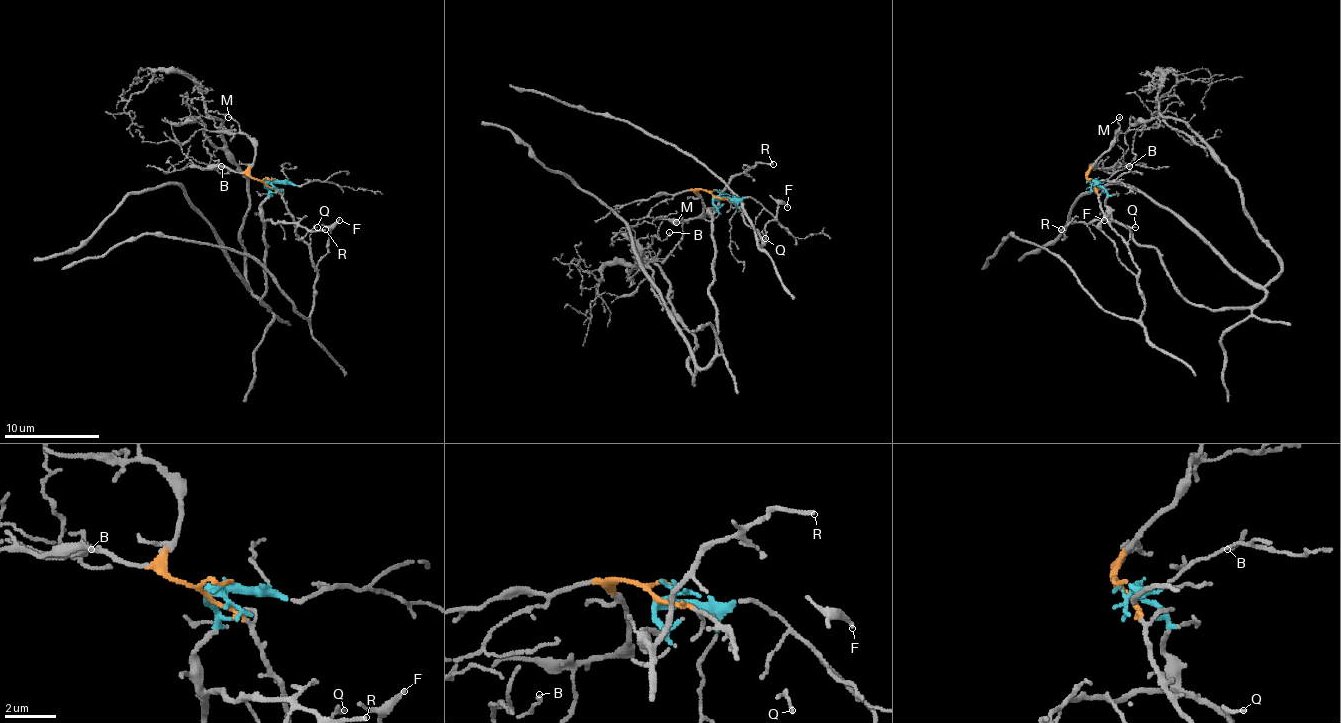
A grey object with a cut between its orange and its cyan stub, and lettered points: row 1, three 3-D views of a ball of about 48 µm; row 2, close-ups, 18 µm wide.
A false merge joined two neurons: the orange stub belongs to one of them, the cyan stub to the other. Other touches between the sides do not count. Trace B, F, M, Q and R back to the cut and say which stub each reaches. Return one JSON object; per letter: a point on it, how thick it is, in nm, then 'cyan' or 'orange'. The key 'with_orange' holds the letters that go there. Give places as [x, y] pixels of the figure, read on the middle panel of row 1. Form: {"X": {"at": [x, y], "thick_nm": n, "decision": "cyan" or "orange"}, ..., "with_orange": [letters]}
{"B": {"at": [669, 232], "thick_nm": 120, "decision": "cyan"}, "F": {"at": [787, 207], "thick_nm": 200, "decision": "orange"}, "M": {"at": [676, 222], "thick_nm": 110, "decision": "orange"}, "Q": {"at": [765, 238], "thick_nm": 140, "decision": "orange"}, "R": {"at": [773, 164], "thick_nm": 130, "decision": "cyan"}, "with_orange": ["F", "M", "Q"]}

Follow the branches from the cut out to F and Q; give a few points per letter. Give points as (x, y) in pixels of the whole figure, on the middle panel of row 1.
F: (719, 191), (712, 194), (731, 201), (764, 241), (764, 227), (776, 220), (776, 208), (781, 203), (788, 208)
Q: (719, 191), (712, 194), (731, 201), (743, 213), (743, 220), (764, 239)

